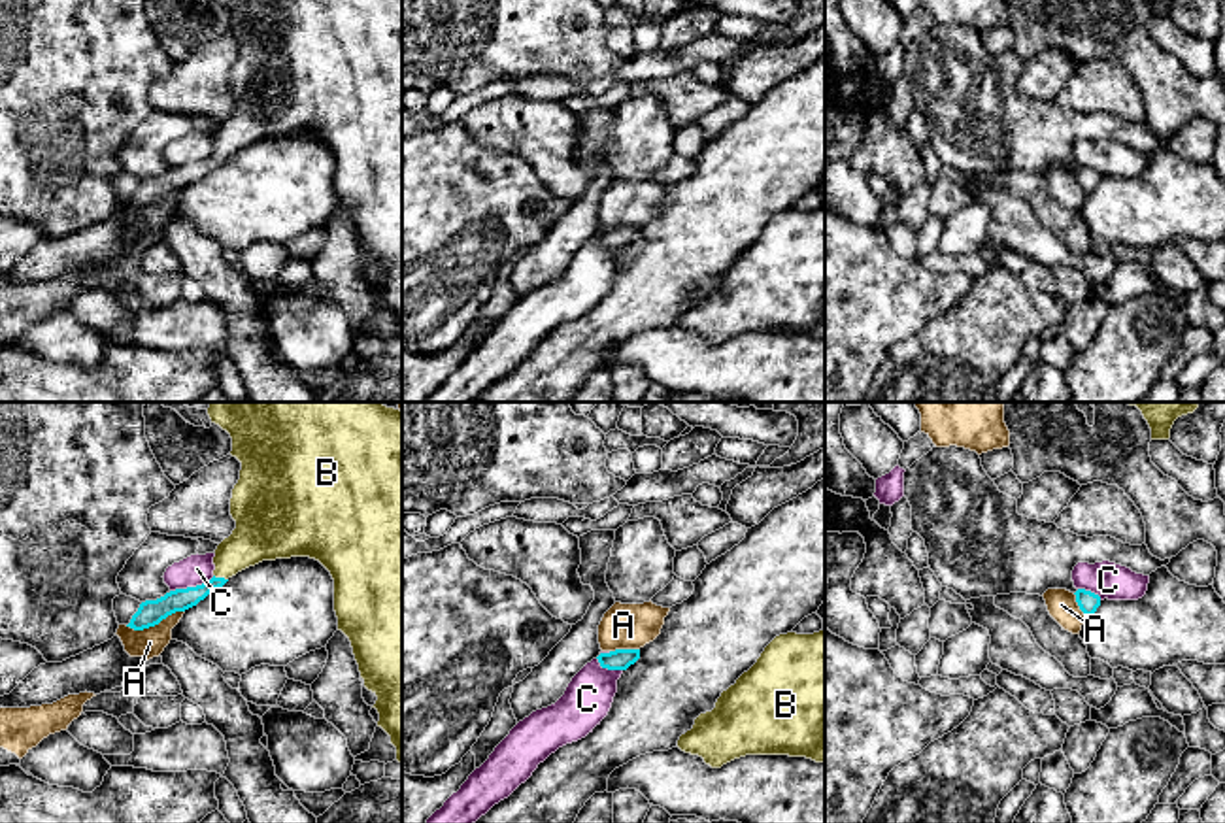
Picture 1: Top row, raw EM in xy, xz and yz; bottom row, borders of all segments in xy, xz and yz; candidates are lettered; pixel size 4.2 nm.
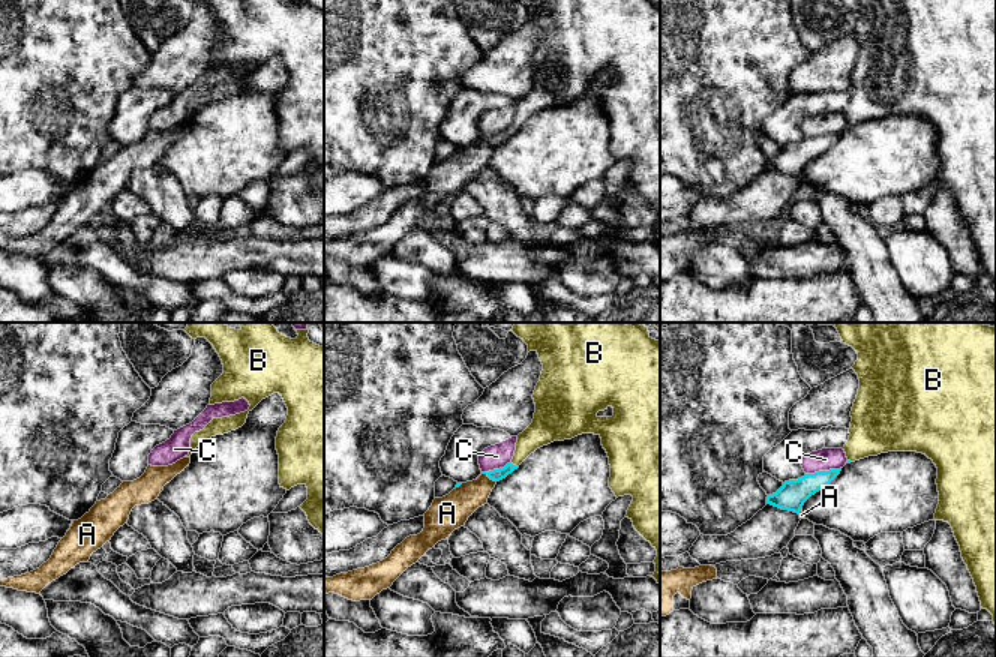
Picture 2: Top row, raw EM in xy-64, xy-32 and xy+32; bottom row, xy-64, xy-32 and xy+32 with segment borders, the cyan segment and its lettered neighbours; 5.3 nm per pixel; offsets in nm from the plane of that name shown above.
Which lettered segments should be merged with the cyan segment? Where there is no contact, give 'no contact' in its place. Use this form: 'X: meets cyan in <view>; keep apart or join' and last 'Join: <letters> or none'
A: meets cyan in xy; keep apart
B: meets cyan in xy; join
C: meets cyan in xy; keep apart
Join: B

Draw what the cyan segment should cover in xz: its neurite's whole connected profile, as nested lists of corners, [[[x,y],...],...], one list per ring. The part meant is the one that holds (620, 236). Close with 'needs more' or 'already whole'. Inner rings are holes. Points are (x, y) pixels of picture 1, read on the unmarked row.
[[[615,227],[610,230],[600,230],[596,236],[602,245],[627,247],[640,236],[640,227]]]; already whole

